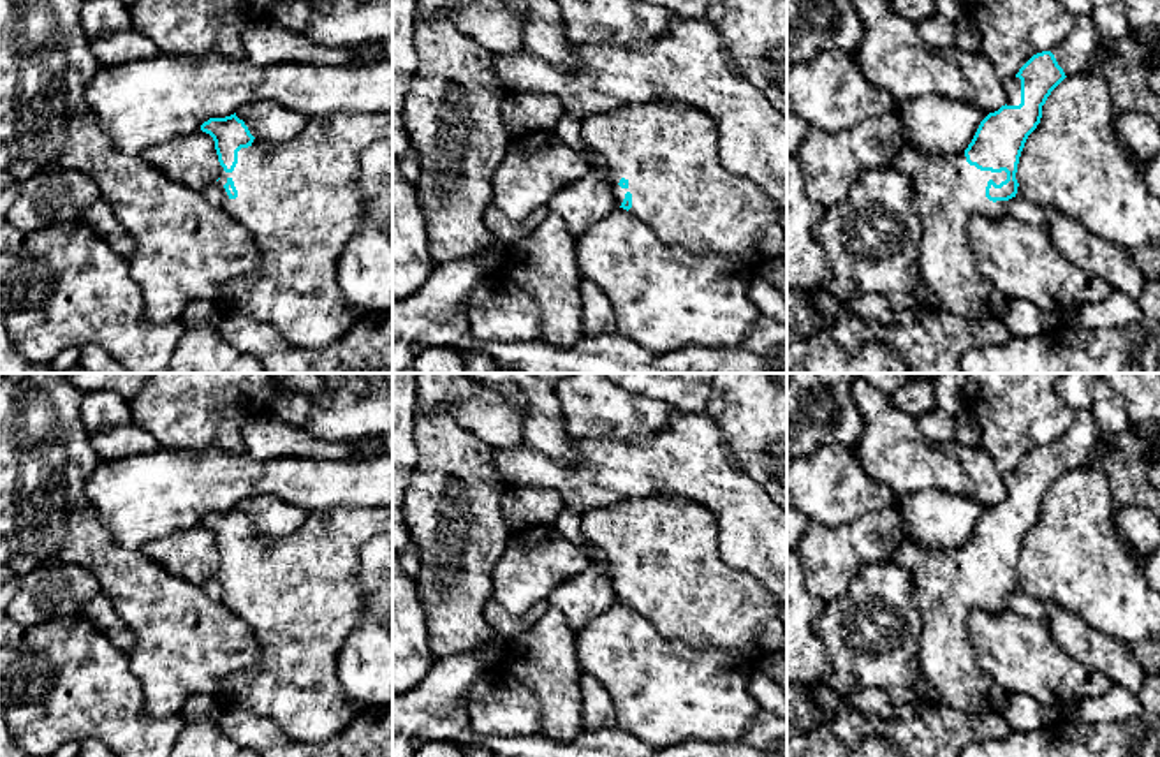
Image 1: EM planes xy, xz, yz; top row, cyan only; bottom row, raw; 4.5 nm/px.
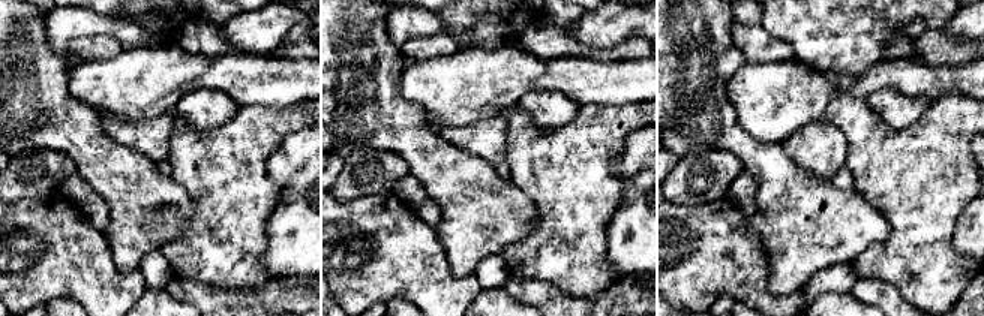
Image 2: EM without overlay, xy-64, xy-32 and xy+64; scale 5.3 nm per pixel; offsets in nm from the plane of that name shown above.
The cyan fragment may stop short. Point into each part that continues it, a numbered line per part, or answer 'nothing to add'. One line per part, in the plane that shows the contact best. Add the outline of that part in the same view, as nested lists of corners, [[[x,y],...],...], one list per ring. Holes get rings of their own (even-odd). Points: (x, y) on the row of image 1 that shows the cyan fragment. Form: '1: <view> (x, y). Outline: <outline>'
1: yz (1013, 87). Outline: [[[1012,77],[1003,83],[1005,95],[1007,95],[1007,106],[1019,106],[1021,104],[1021,79]]]
2: yz (949, 192). Outline: [[[905,146],[894,158],[892,167],[910,176],[915,187],[922,236],[919,241],[919,268],[922,282],[936,294],[940,310],[970,320],[1002,317],[1014,303],[998,292],[995,285],[979,273],[970,241],[970,220],[973,217],[1005,218],[1007,201],[986,197],[987,181],[996,185],[1007,180],[1007,173],[980,171],[966,162],[963,153],[933,155]]]

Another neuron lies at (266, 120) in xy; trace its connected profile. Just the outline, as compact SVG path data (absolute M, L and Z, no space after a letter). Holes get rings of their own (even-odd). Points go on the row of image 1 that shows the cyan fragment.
M250 100L236 109L236 116L245 121L255 139L271 144L299 136L310 120L275 100Z

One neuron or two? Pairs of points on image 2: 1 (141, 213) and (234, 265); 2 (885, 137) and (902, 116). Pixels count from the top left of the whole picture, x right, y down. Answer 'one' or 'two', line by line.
1: two
2: two

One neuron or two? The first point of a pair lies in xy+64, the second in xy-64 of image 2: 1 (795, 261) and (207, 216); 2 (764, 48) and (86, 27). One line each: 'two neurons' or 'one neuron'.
1: two neurons
2: two neurons

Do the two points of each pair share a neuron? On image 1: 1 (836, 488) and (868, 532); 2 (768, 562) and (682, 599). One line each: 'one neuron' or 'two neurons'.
1: two neurons
2: two neurons

